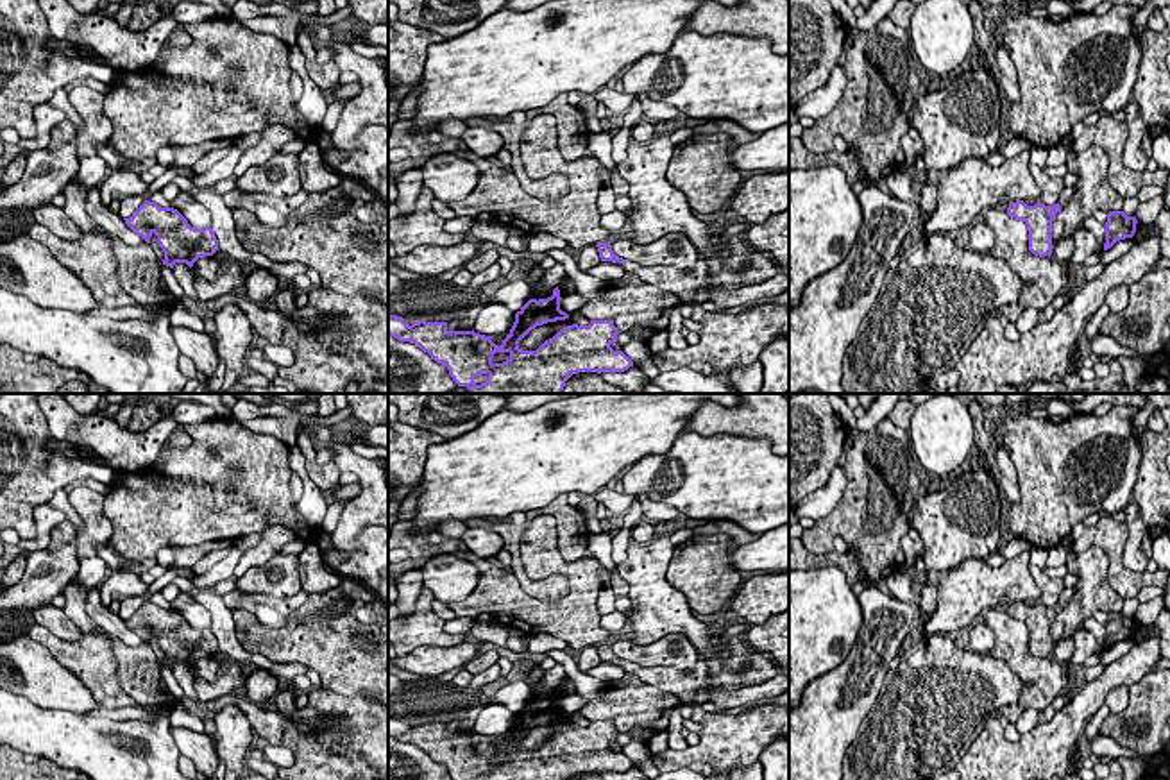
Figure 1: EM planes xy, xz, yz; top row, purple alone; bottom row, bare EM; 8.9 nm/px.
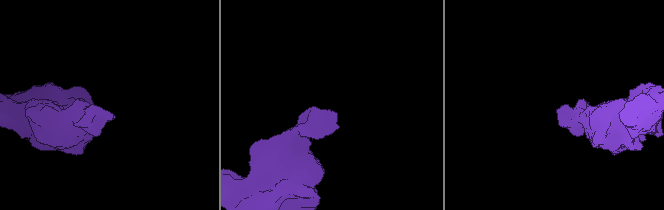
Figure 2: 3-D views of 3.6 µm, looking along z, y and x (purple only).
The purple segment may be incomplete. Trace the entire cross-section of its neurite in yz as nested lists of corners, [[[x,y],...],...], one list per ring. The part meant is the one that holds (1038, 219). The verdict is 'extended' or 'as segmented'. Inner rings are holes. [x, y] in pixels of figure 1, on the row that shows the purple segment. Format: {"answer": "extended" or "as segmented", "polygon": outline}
{"answer": "extended", "polygon": [[[1075,186],[1064,188],[1059,202],[1045,206],[1041,202],[1027,206],[1023,200],[1011,202],[1007,215],[1016,220],[1023,220],[1029,231],[1029,250],[1039,258],[1052,254],[1052,222],[1063,206],[1070,202],[1075,193]]]}

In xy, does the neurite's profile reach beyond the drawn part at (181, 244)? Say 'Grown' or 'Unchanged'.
Unchanged

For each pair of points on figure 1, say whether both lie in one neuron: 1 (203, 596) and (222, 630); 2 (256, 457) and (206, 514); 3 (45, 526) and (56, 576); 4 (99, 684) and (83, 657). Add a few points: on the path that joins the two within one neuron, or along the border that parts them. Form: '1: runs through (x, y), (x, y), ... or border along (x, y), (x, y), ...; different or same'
1: runs through (211, 603), (220, 612), (222, 621); same
2: runs through (244, 471), (213, 500); same
3: border along (65, 517), (54, 526), (50, 541), (29, 553); different
4: runs through (99, 677), (90, 664); same

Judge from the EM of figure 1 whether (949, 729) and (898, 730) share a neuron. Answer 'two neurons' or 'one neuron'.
one neuron

